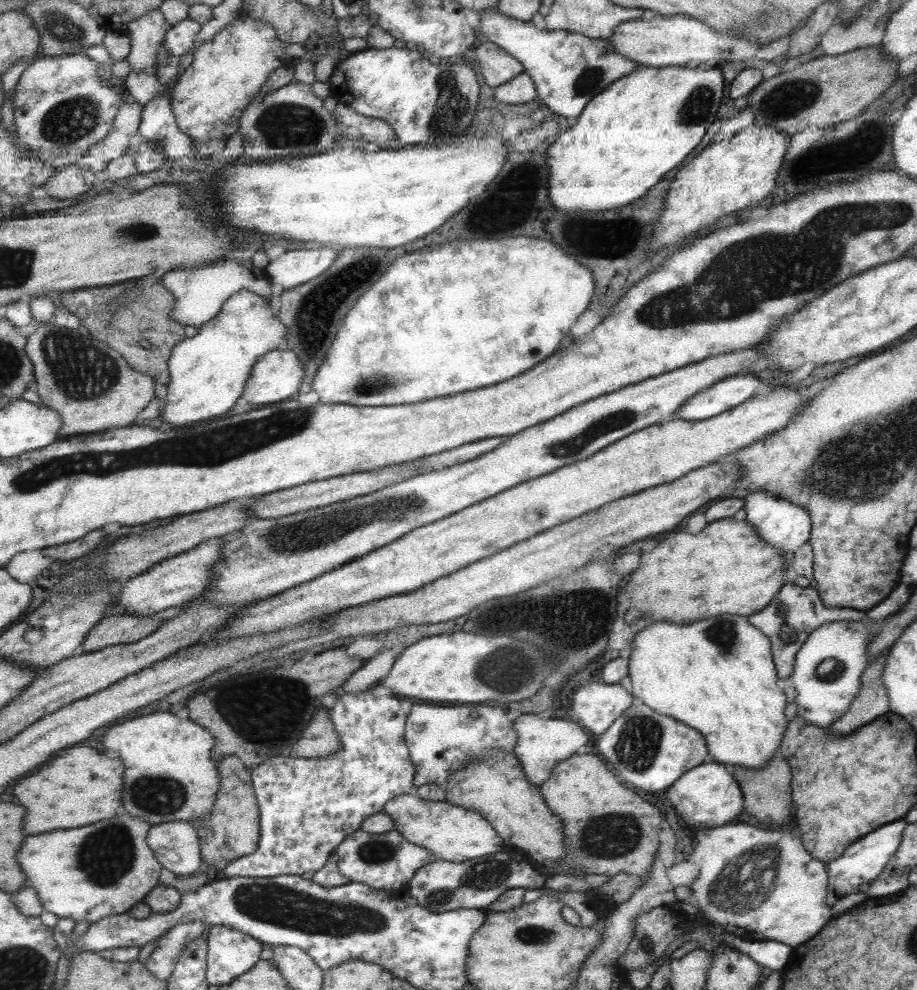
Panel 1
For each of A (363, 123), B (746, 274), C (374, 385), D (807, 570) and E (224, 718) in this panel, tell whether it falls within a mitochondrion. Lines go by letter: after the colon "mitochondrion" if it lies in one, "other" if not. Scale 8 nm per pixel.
A: other
B: mitochondrion
C: mitochondrion
D: other
E: mitochondrion

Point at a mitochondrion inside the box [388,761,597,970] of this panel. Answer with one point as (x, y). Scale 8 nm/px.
(486, 874)

